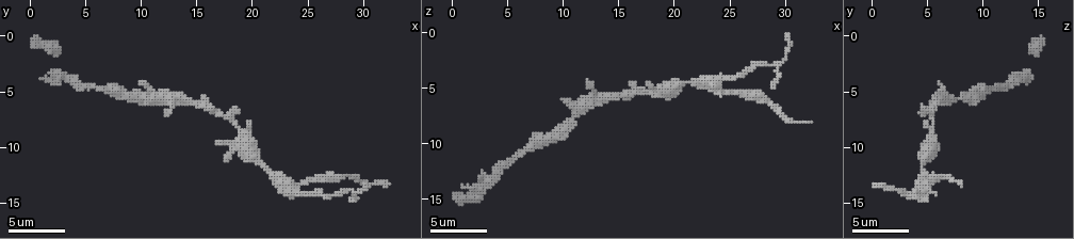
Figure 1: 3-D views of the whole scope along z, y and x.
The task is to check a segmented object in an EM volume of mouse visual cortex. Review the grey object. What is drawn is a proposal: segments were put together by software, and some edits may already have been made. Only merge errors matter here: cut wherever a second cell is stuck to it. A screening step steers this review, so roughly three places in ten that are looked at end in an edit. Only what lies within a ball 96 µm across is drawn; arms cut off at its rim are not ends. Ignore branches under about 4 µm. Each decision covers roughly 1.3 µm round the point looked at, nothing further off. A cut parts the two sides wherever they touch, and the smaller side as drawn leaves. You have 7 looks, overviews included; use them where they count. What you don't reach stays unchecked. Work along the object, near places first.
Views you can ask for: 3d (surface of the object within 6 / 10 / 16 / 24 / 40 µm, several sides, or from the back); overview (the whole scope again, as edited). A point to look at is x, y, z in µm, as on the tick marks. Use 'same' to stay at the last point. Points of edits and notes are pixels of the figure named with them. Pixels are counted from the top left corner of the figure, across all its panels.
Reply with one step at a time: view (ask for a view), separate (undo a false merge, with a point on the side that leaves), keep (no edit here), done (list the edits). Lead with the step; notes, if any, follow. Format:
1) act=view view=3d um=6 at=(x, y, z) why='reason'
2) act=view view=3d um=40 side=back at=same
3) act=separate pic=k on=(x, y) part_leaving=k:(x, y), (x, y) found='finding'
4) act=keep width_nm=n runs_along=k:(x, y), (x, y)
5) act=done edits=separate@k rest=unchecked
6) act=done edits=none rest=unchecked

act=view view=3d um=10 at=(24.0, 13.6, 5.0)

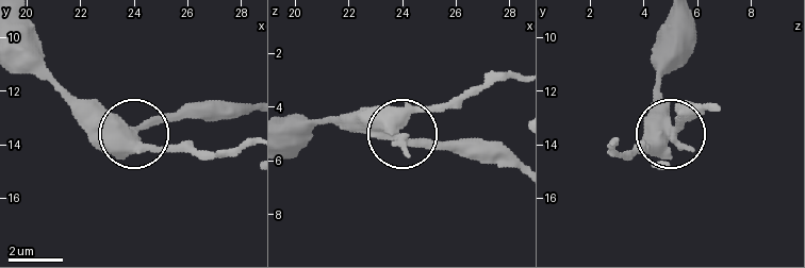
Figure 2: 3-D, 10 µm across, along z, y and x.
act=view view=3d um=10 side=back at=same

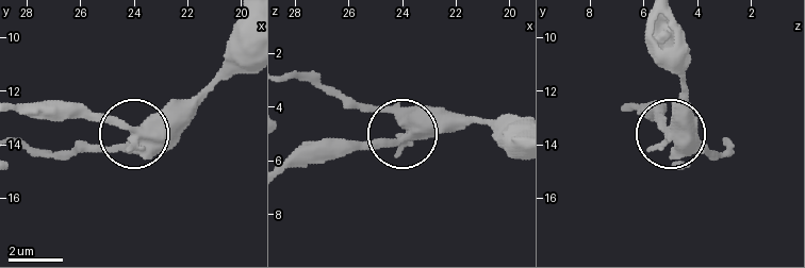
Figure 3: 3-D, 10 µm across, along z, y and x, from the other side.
act=separate pic=3 on=(110, 124) part_leaving=3:(147, 133), (94, 119), (39, 119), (18, 110) found='a second cell is stuck on'

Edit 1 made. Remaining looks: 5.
act=view view=overview

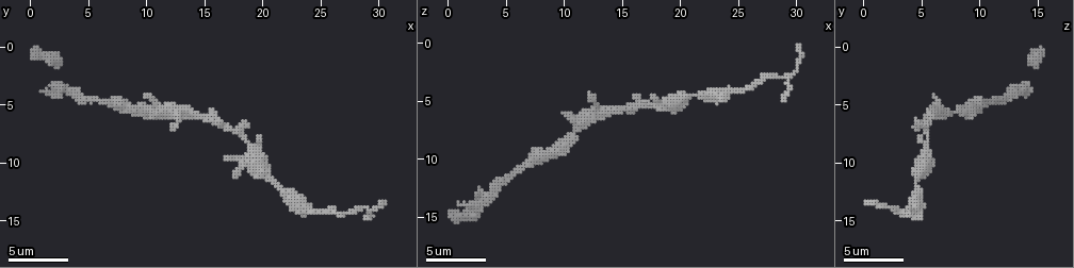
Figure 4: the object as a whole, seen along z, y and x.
act=view view=3d um=10 at=(19.2, 8.6, 5.4) why='three-way junction'

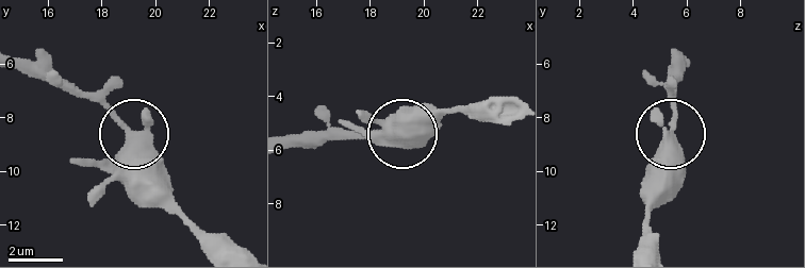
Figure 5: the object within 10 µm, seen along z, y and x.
act=keep arms=3 found='one cell here'

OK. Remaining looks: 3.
act=view view=3d um=10 at=(9.6, 5.6, 8.6) why='thick turns thin'

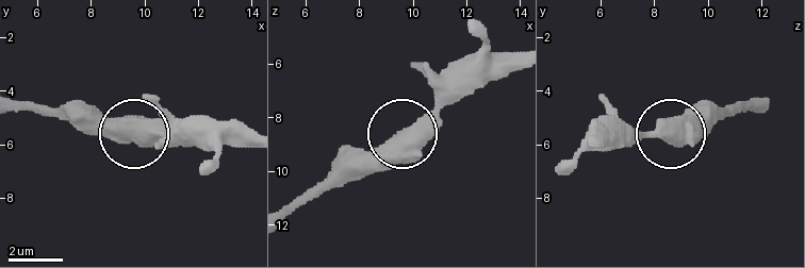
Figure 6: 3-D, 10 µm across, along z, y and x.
act=keep arms=4 found='one cell here'

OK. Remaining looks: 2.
act=done edits=separate@3 rest=unchecked

